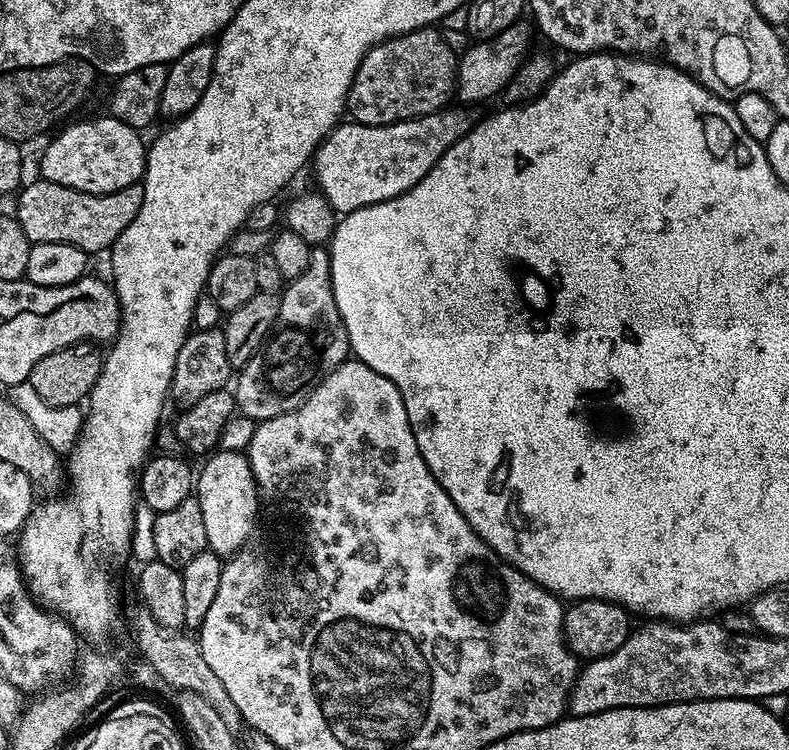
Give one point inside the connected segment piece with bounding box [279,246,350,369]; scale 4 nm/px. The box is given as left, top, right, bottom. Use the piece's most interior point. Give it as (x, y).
(310, 296)

